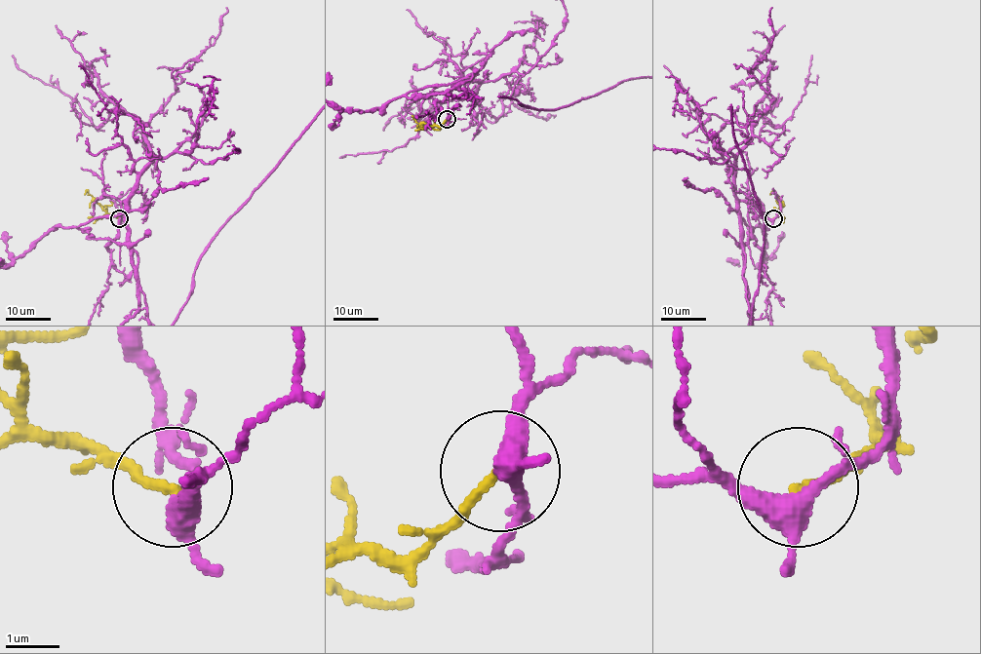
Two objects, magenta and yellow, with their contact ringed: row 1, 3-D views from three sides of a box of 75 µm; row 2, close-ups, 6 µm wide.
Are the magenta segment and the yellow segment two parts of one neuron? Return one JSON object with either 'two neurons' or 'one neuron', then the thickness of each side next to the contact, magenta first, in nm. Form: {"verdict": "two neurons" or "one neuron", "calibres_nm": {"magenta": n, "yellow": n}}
{"verdict": "two neurons", "calibres_nm": {"magenta": 320, "yellow": 180}}

